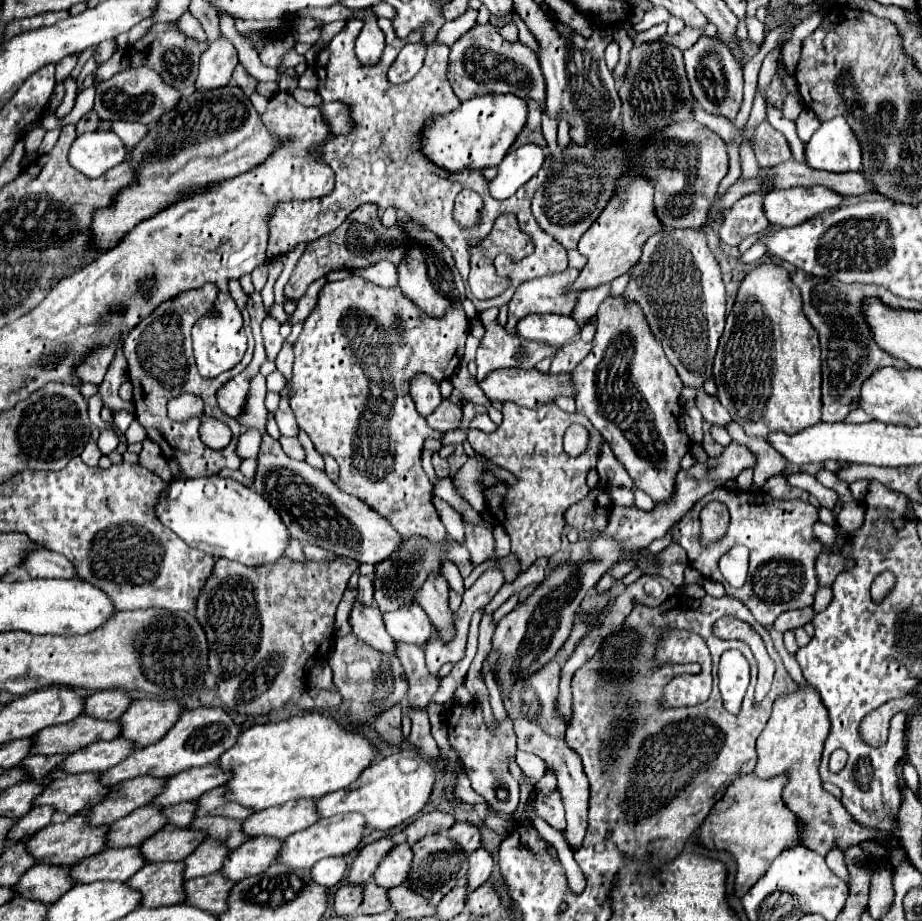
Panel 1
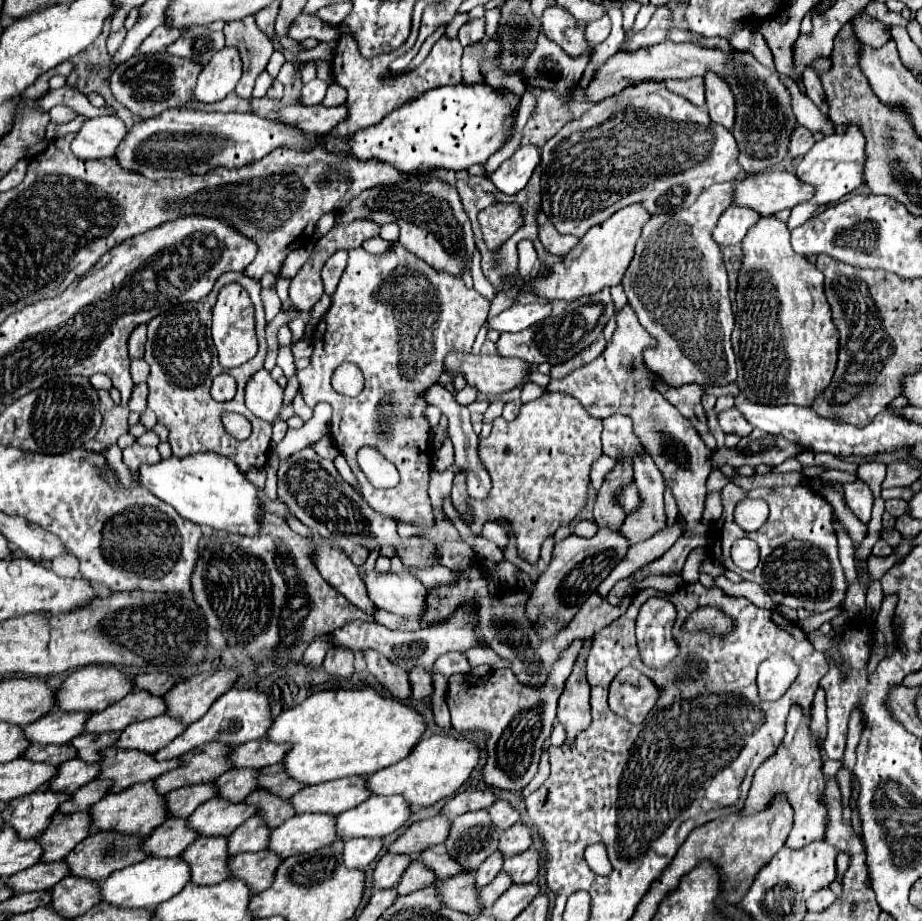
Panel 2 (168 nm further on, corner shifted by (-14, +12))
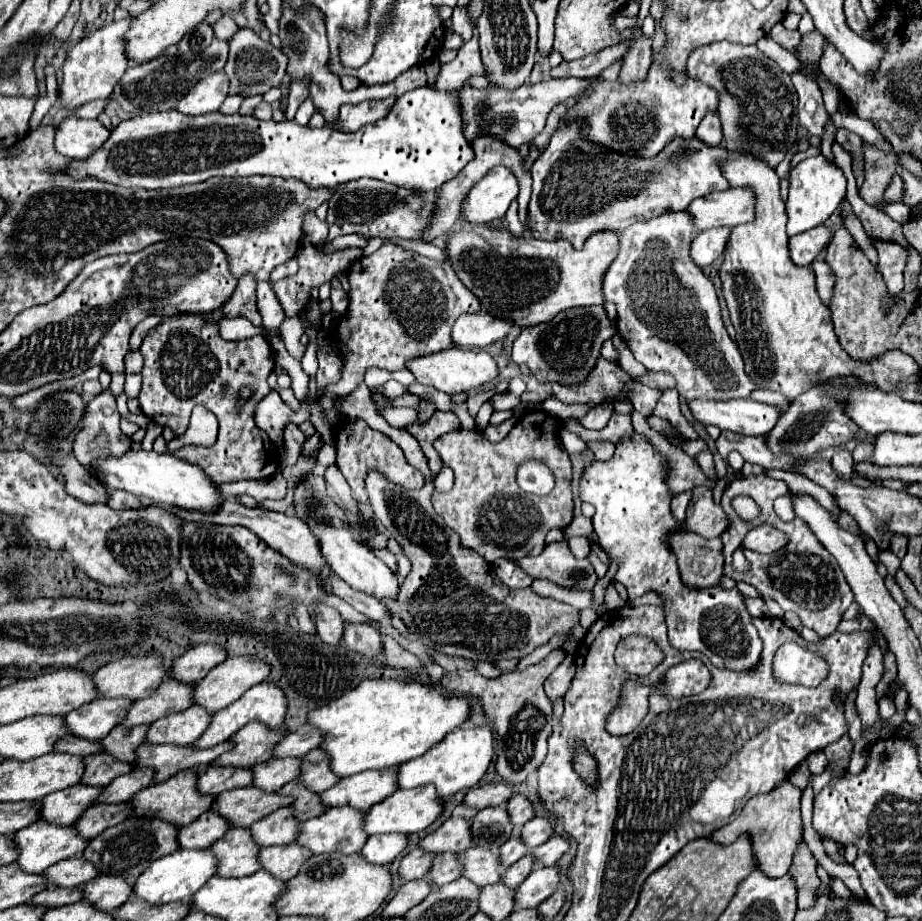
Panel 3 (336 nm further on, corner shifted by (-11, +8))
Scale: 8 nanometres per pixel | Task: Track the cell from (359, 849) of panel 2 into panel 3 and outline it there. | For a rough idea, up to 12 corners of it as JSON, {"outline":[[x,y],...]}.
{"outline":[[371,835],[361,855],[383,865],[405,849],[407,835]]}

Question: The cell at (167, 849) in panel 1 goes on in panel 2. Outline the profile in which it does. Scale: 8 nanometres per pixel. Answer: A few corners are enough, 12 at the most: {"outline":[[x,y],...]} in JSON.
{"outline":[[202,803],[188,825],[200,835],[230,835],[254,815],[248,803]]}

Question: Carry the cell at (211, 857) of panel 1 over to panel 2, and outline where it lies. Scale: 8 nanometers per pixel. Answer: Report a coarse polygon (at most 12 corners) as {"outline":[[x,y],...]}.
{"outline":[[254,815],[228,837],[230,855],[262,851],[270,827]]}

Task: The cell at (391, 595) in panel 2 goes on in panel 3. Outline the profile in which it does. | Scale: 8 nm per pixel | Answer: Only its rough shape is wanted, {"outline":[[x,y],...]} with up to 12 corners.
{"outline":[[307,523],[333,573],[397,601],[399,577],[349,529]]}

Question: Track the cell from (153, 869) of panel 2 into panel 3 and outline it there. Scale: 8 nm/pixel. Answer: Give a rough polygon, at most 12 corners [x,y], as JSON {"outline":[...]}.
{"outline":[[209,849],[175,851],[133,883],[155,905],[187,901],[215,873]]}

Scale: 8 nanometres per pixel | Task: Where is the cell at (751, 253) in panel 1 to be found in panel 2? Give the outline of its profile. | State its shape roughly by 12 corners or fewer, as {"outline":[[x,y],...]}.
{"outline":[[828,135],[798,161],[796,175],[814,187],[788,229],[818,207],[838,203],[862,183],[864,135]]}

